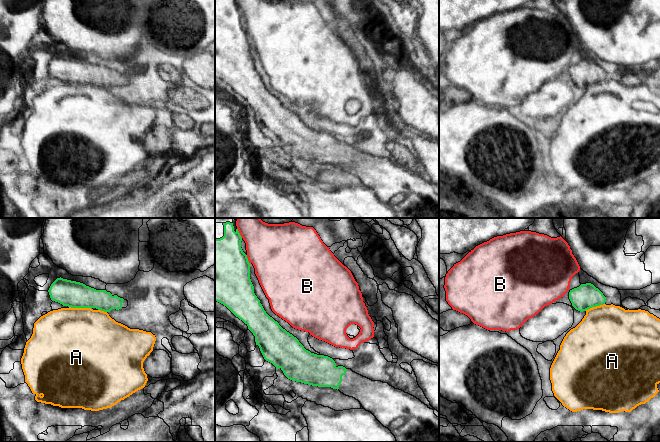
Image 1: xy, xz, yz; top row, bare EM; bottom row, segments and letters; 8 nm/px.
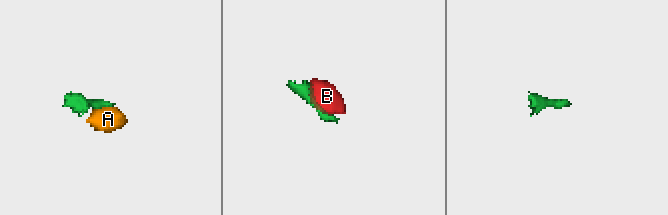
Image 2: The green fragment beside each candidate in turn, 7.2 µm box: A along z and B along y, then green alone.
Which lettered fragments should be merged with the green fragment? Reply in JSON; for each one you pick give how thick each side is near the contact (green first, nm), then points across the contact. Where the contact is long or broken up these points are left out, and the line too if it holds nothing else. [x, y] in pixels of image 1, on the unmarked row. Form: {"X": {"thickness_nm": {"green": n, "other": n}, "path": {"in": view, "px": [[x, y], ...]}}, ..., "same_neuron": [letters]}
{"same_neuron": []}

